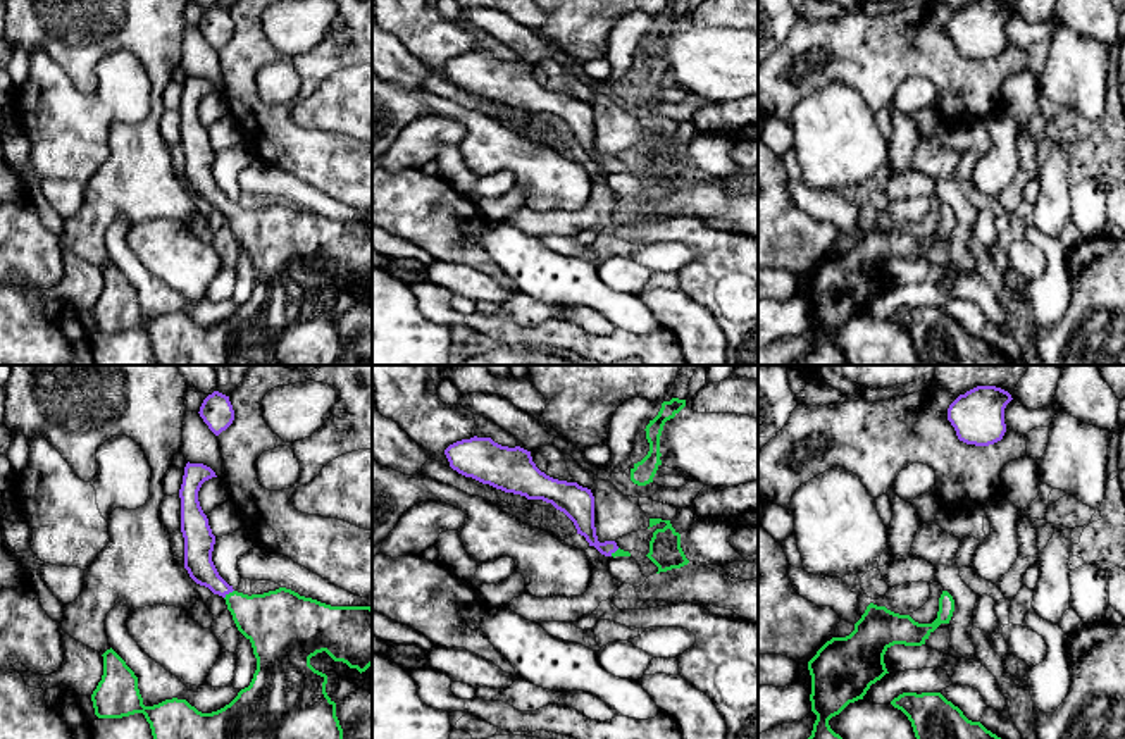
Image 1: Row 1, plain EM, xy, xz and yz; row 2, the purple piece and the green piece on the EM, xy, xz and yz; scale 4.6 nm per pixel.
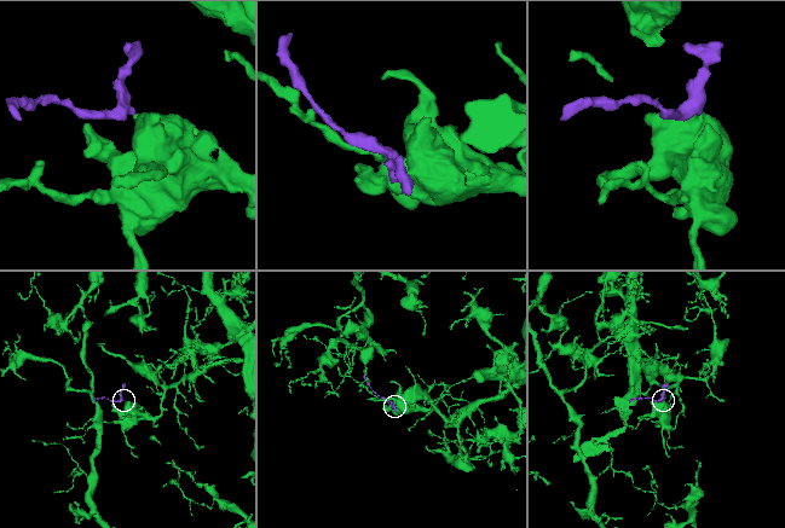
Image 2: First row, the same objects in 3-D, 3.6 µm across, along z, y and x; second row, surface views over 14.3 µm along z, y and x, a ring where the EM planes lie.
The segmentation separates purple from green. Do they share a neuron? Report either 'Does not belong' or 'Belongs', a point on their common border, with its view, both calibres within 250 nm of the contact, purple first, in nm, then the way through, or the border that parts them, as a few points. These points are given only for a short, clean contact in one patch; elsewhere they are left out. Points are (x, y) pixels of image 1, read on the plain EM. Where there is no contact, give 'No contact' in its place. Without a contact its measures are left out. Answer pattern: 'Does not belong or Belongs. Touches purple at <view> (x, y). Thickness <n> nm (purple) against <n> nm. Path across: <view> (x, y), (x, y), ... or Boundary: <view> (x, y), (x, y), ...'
Belongs. Touches purple at xy (228, 207). Thickness 130 nm (purple) against 280 nm. Path across: xy (198, 162), (198, 180), (228, 207), (250, 228), (273, 236)

